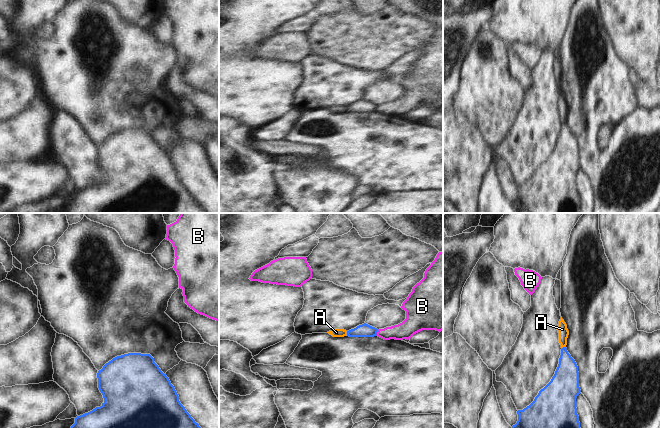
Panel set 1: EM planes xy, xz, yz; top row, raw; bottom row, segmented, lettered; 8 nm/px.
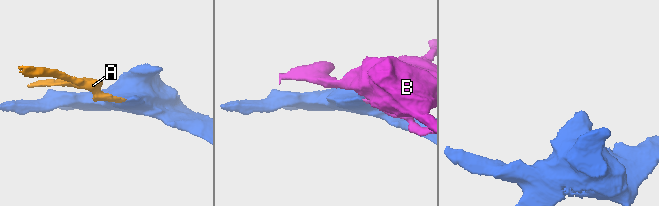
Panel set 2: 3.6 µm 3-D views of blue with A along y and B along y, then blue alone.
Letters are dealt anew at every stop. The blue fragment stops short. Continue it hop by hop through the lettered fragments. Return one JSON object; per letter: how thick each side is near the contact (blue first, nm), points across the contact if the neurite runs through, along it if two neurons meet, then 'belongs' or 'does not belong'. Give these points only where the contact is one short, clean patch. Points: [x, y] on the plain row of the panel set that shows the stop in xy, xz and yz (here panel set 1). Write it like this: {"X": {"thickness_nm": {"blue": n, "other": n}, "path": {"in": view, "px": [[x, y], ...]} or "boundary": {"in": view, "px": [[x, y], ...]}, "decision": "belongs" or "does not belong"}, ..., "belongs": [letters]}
{"A": {"thickness_nm": {"blue": 110, "other": 60}, "boundary": {"in": "xz", "px": [[346, 107], [347, 111]]}, "decision": "does not belong"}, "B": {"thickness_nm": {"blue": 110, "other": 140}, "boundary": {"in": "xz", "px": [[378, 106], [376, 111]]}, "decision": "does not belong"}, "belongs": []}

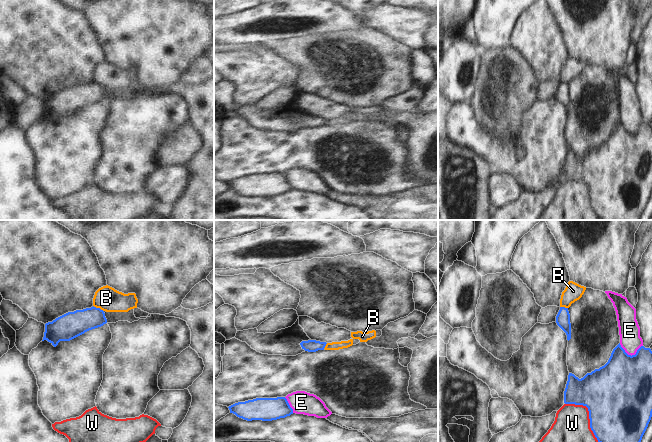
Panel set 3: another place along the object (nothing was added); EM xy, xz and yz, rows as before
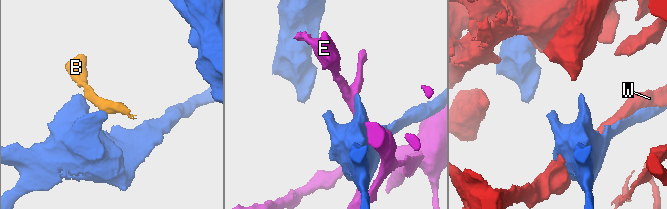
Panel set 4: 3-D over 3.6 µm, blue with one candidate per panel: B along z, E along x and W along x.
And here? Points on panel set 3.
{"B": {"thickness_nm": {"blue": 200, "other": 200}, "boundary": {"in": "xy", "px": [[93, 81], [103, 87]]}, "decision": "does not belong"}, "E": {"thickness_nm": {"blue": 460, "other": 170}, "decision": "does not belong"}, "W": {"thickness_nm": {"blue": 500, "other": 360}, "decision": "does not belong"}, "belongs": []}

